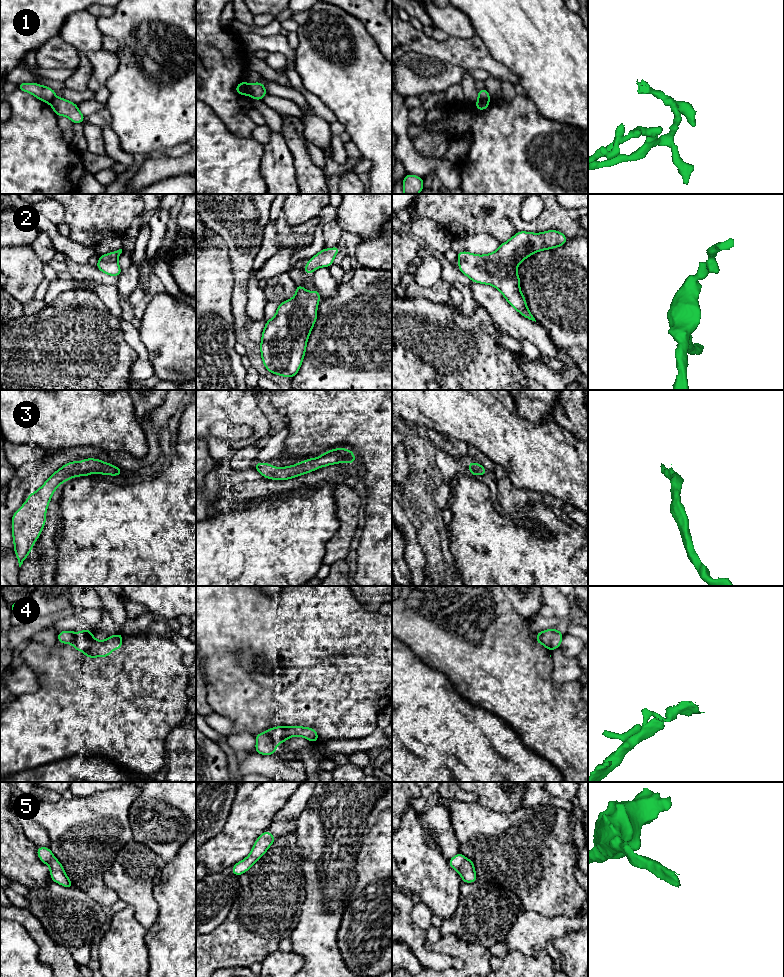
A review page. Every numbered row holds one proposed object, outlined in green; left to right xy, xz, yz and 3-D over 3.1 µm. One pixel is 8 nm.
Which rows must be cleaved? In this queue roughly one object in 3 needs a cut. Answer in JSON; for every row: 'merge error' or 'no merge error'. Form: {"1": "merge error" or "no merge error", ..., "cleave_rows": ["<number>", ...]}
{"1": "merge error", "2": "no merge error", "3": "no merge error", "4": "merge error", "5": "no merge error", "cleave_rows": ["1", "4"]}

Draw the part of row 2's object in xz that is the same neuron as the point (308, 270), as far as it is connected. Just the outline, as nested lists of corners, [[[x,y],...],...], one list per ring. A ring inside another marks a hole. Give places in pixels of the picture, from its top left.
[[[339,246],[331,249],[323,248],[318,254],[310,258],[304,266],[304,272],[313,274],[313,271],[320,267],[330,267],[333,264],[334,257],[339,253]]]

